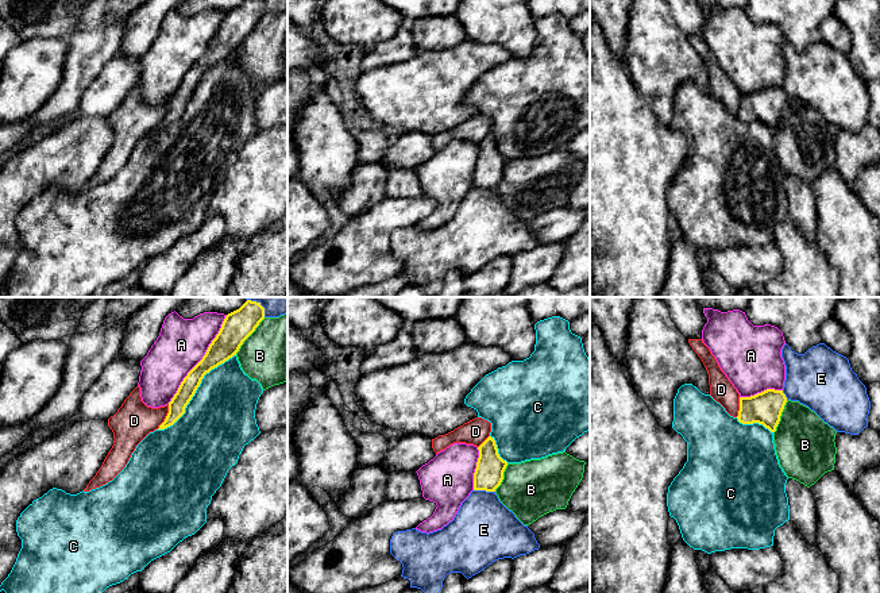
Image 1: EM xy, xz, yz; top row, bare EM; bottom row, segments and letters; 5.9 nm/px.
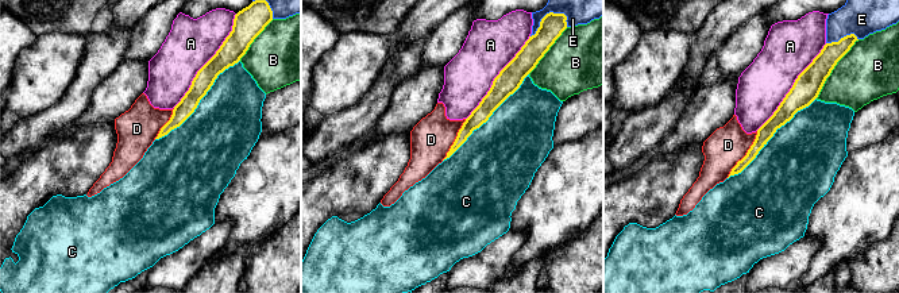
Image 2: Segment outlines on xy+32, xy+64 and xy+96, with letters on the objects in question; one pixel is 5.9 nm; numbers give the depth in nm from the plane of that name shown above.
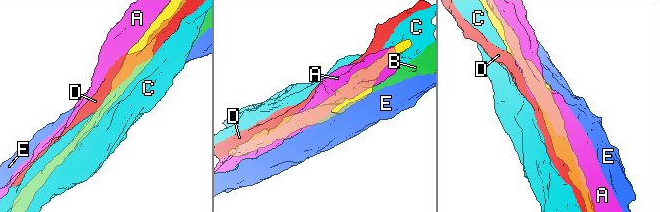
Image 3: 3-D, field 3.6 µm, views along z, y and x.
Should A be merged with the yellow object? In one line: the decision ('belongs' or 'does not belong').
belongs

